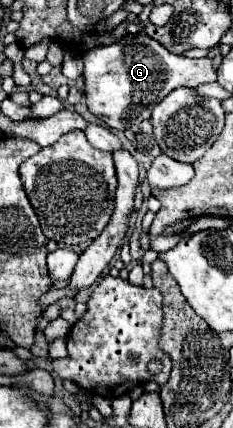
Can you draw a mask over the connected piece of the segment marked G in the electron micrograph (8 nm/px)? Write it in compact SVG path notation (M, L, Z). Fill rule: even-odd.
M145 33L123 35L115 45L87 51L85 63L85 101L89 111L107 123L111 129L125 131L135 123L147 121L153 107L177 87L199 87L203 83L217 81L217 69L213 65L213 53L203 59L187 59L173 55Z

